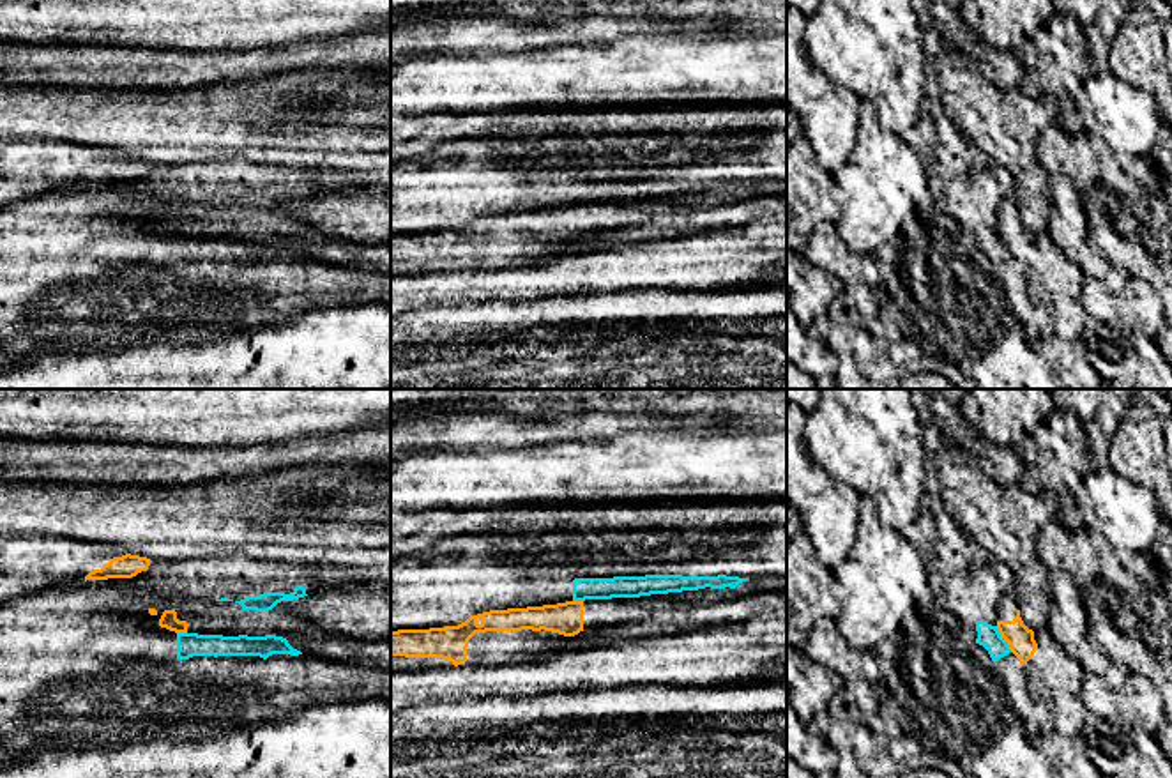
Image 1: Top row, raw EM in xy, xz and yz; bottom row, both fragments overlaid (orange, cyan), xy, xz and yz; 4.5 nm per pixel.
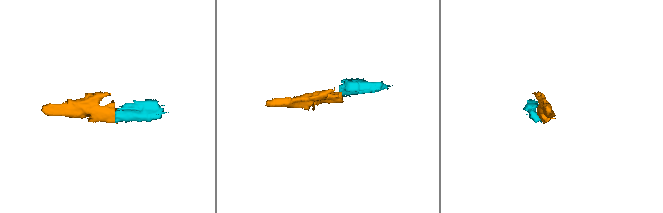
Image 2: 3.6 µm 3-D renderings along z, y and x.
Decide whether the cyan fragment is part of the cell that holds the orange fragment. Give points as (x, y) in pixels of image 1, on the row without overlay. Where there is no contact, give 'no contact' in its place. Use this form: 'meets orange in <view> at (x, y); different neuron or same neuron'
meets orange in yz at (1003, 241); different neuron

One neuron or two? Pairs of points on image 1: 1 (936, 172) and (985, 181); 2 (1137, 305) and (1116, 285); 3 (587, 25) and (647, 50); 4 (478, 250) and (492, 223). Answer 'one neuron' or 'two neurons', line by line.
1: one neuron
2: two neurons
3: two neurons
4: one neuron

